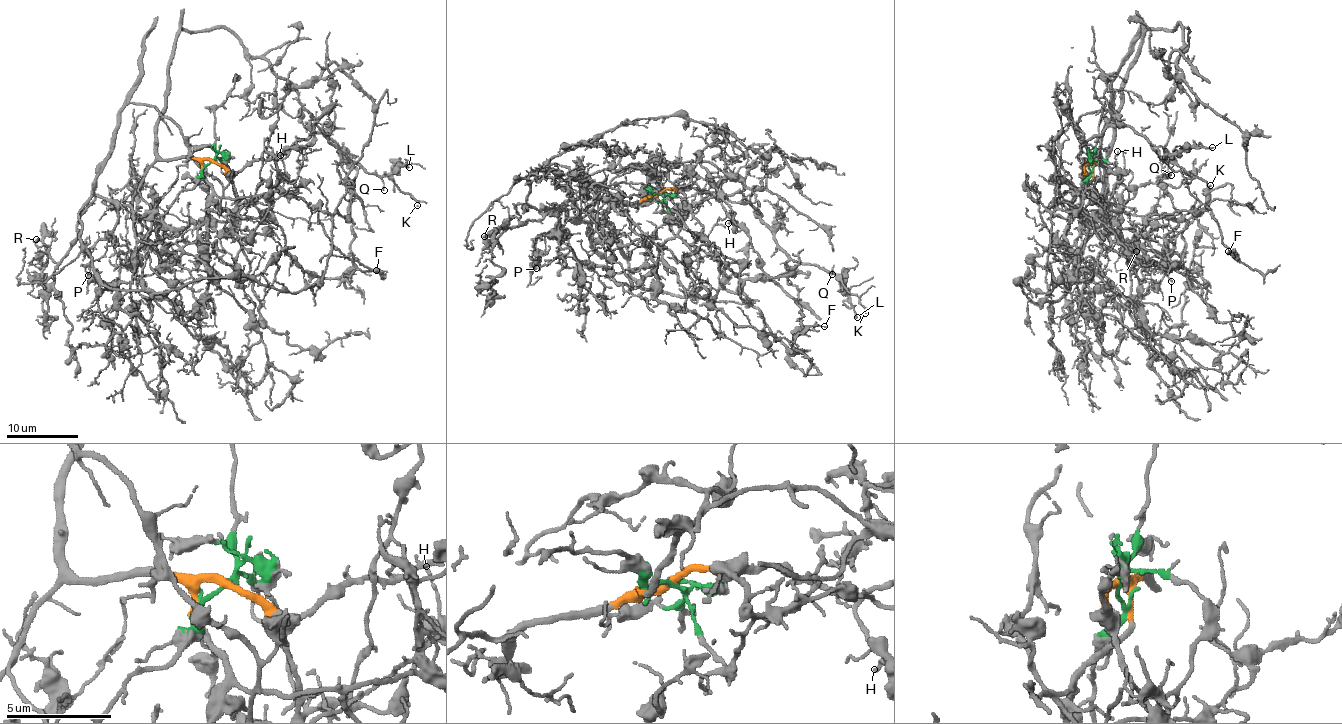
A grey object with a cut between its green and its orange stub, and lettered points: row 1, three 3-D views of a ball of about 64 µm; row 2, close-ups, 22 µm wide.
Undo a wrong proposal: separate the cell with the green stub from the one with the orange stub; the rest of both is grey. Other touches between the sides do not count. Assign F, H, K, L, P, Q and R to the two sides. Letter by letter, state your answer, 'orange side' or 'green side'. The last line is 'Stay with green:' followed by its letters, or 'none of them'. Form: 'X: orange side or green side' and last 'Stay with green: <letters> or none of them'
F: orange side
H: orange side
K: orange side
L: orange side
P: green side
Q: orange side
R: green side
Stay with green: P, R

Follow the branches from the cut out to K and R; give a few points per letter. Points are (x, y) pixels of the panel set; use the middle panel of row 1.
K: (658, 194), (689, 188), (725, 198), (741, 193), (776, 244), (793, 259), (832, 272), (859, 298), (864, 313)
R: (658, 194), (633, 189), (630, 183), (589, 187), (544, 217), (506, 230), (497, 238), (485, 235)

